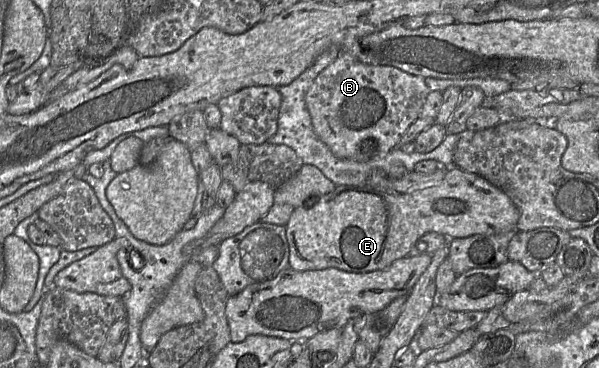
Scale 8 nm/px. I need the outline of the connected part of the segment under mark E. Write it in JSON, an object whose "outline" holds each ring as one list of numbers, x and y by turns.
{"outline":[[450,167,446,170,444,178,435,185,428,186,423,189,406,192,404,194,387,194,383,192,374,192,364,187,352,187,346,185,336,185,335,189,318,197,318,201,310,201,306,199,302,206,294,208,292,214,287,222,286,237,289,245,289,267,296,271,307,270,322,270,327,268,336,268,346,272,364,273,382,270,388,267,395,260,408,256,412,245,424,234,429,232,437,232,448,239,465,238,476,234,503,234,508,232,515,232,517,230,517,223,519,220,519,210,512,200,501,189,492,185,486,179,479,175,463,171,457,167]]}

